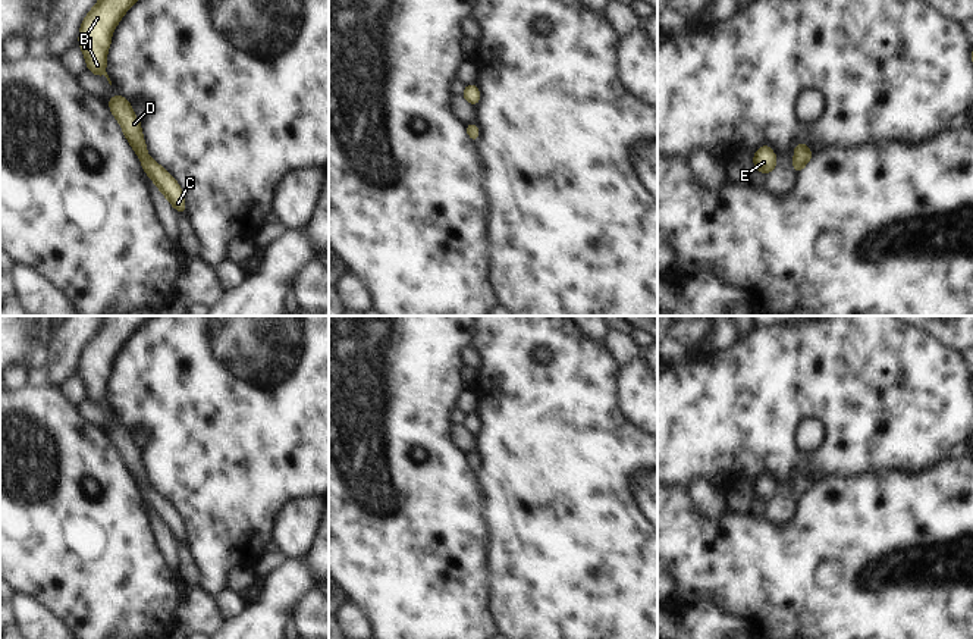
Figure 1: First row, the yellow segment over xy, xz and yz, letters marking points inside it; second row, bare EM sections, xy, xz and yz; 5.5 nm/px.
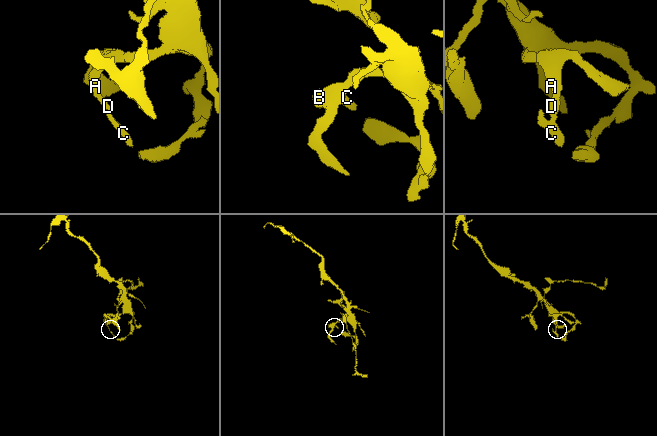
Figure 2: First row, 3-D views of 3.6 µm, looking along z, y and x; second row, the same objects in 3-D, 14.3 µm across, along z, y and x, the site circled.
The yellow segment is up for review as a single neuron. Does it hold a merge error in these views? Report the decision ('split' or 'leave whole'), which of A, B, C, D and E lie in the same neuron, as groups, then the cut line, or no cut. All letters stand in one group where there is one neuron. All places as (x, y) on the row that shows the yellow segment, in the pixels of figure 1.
leave whole | A B C D E | no cut

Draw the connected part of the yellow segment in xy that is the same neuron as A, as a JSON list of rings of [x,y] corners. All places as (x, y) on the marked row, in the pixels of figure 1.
[[[98,0],[84,18],[79,28],[78,44],[85,56],[87,69],[94,75],[104,75],[112,85],[106,72],[107,50],[112,44],[112,32],[123,15],[138,0]]]

